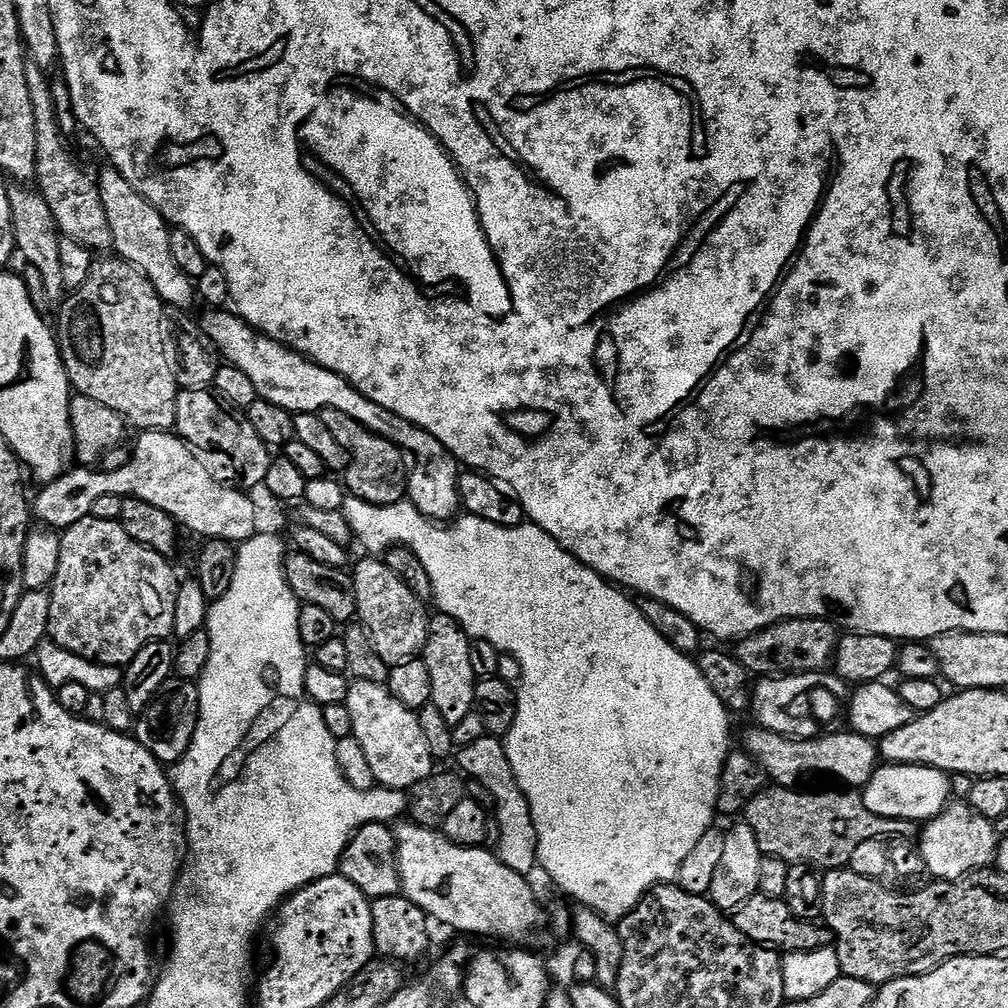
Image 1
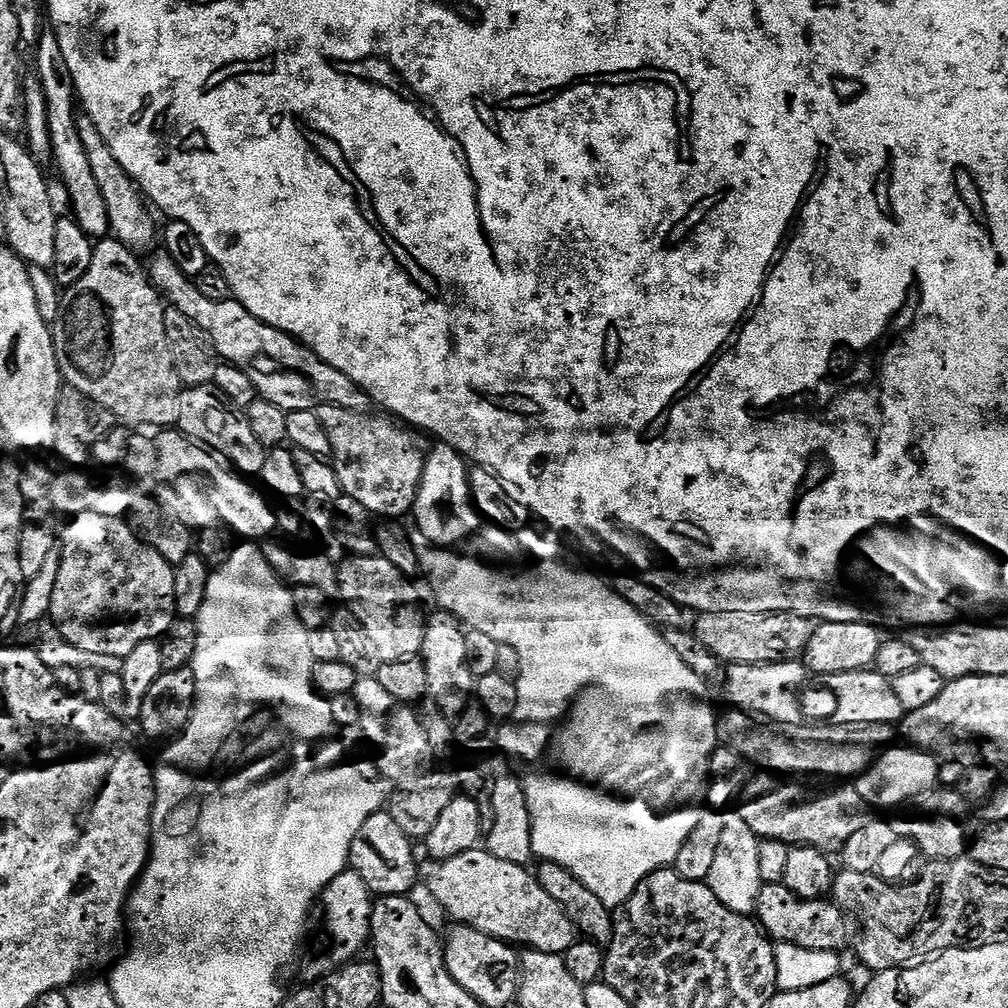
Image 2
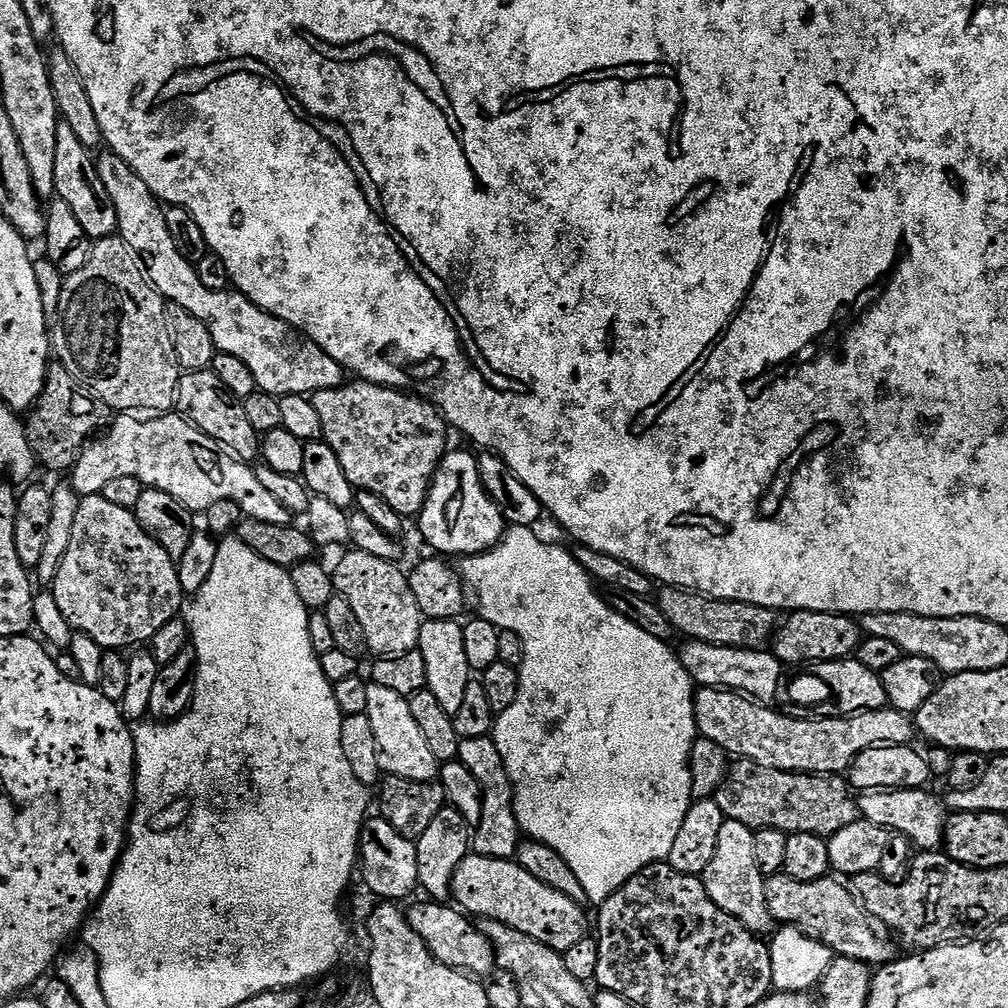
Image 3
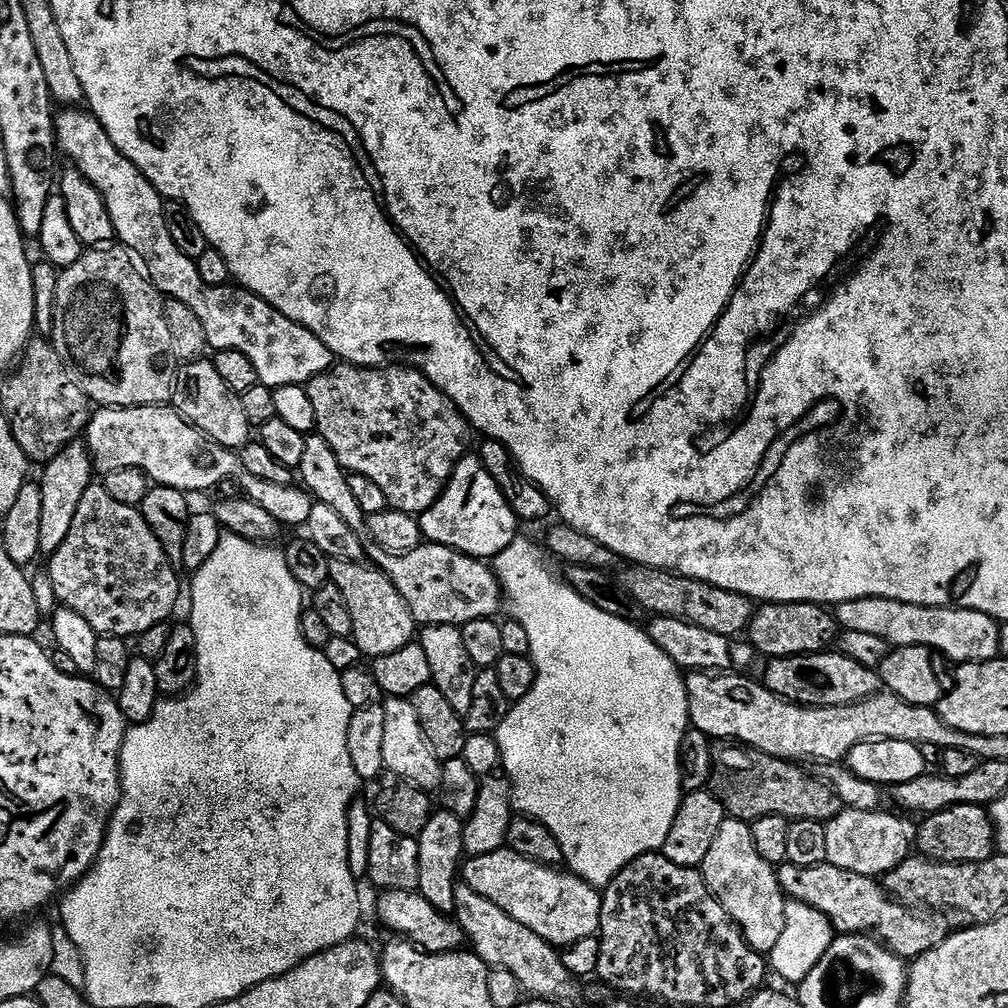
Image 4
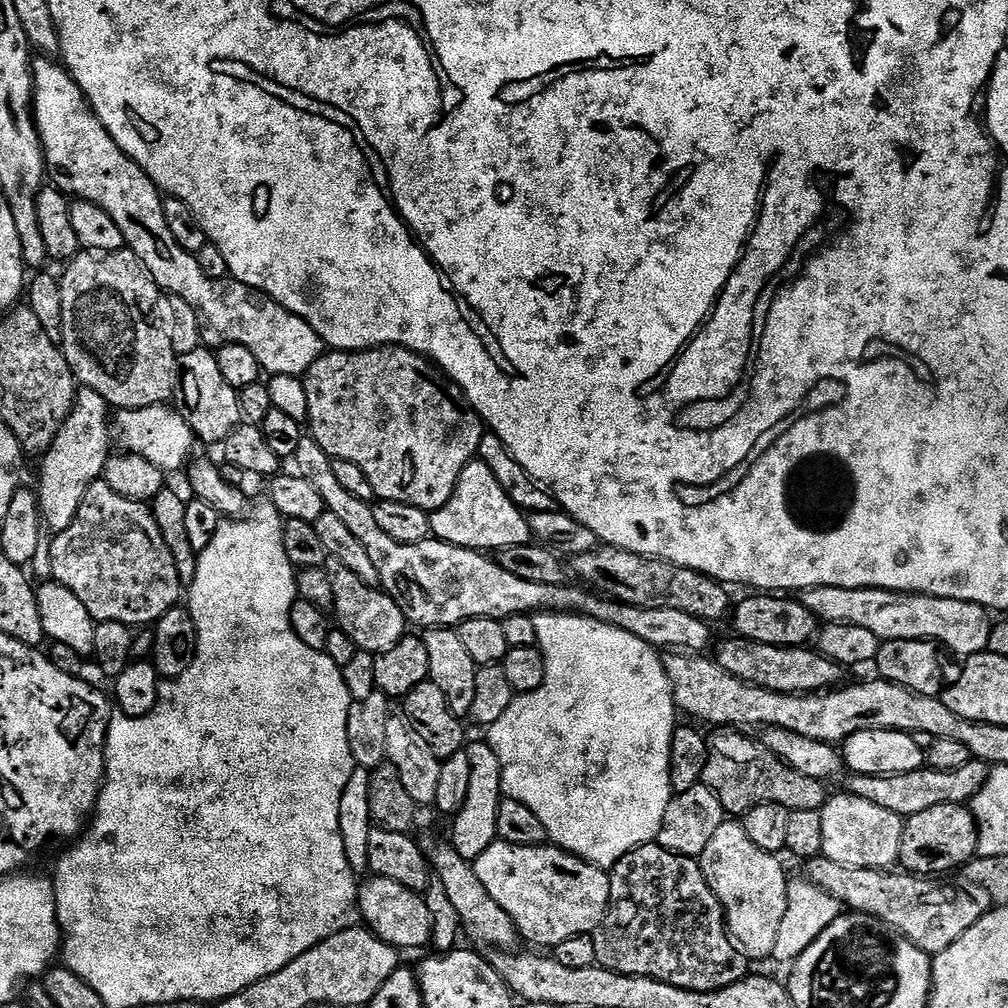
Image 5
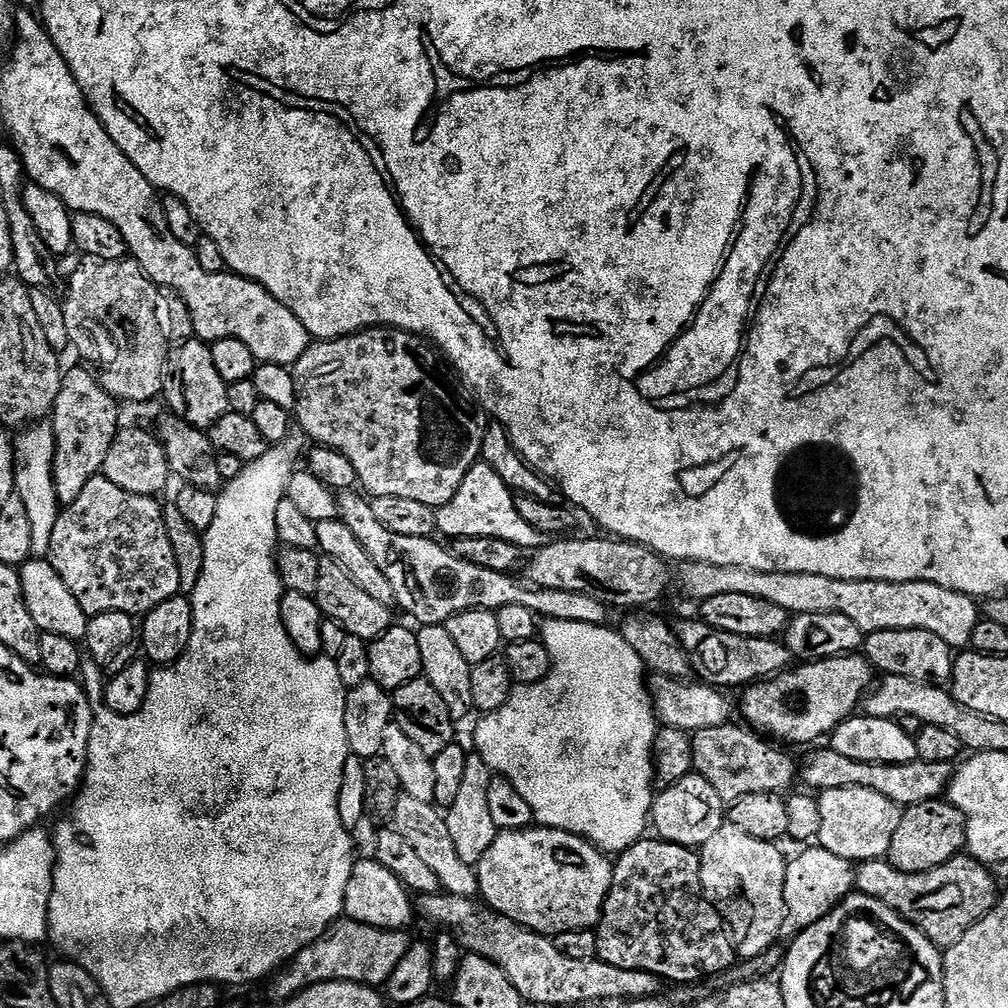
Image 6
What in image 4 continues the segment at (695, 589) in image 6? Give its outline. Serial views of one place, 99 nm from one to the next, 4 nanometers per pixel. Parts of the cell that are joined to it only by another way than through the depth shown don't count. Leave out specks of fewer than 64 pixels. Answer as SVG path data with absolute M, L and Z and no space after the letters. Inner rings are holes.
M858 598L835 605L836 623L845 632L858 630L862 634L875 634L892 648L902 646L926 646L933 653L953 660L953 665L973 664L983 660L995 660L1000 656L998 634L1000 624L992 616L978 610L965 608L935 608L914 606L910 602L894 602L890 598Z

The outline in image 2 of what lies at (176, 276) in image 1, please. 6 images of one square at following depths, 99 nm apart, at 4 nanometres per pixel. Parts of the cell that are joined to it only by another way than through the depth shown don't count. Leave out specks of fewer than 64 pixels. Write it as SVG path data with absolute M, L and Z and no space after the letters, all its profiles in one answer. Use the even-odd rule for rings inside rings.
M80 114L76 117L78 126L78 138L82 138L82 146L86 149L86 158L90 158L90 166L94 169L94 178L98 181L98 186L102 189L102 198L106 198L106 208L110 214L110 232L115 239L123 242L126 247L133 250L141 250L148 244L148 240L157 239L158 224L152 221L152 216L148 213L149 205L142 195L136 183L122 170L122 162L114 158L114 150L106 146L106 138L98 134L98 126L94 126L92 119Z

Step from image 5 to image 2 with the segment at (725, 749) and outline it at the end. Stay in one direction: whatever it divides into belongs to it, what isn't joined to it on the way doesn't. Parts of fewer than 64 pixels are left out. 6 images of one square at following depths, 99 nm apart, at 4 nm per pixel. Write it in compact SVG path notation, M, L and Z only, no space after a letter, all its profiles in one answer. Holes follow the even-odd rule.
M776 774L756 775L742 789L738 815L761 840L777 840L790 846L816 847L822 852L835 854L844 849L846 842L850 842L850 837L857 830L862 830L862 826L874 818L873 809L854 786L815 792L812 788L803 788L800 785L803 783Z

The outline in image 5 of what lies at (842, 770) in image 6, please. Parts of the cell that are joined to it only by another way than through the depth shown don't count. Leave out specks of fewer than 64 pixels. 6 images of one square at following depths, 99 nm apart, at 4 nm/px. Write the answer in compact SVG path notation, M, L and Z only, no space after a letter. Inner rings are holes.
M973 758L966 762L966 766L958 766L958 770L934 770L925 766L918 770L910 770L910 774L893 776L852 774L847 777L847 791L858 798L866 798L866 802L875 802L877 806L883 806L885 810L894 810L894 814L907 818L943 804L967 805L976 797L978 790L986 786L989 771L989 764Z

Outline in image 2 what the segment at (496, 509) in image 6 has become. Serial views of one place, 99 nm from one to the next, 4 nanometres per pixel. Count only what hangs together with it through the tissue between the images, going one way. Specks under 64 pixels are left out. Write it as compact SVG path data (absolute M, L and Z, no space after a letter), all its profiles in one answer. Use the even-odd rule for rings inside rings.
M443 442L427 453L420 489L416 495L415 531L425 536L432 546L456 546L476 535L482 528L482 517L472 500L468 481L469 465L455 448ZM465 464L465 465L464 465ZM460 540L460 541L459 541ZM457 543L457 544L456 544Z

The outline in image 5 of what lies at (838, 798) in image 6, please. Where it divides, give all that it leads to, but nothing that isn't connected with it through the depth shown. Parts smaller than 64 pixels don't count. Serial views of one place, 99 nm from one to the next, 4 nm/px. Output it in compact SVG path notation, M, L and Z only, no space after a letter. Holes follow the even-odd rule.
M829 795L819 811L822 818L822 854L843 868L891 869L900 859L905 817L877 806L875 802L866 802L866 798L843 795Z

